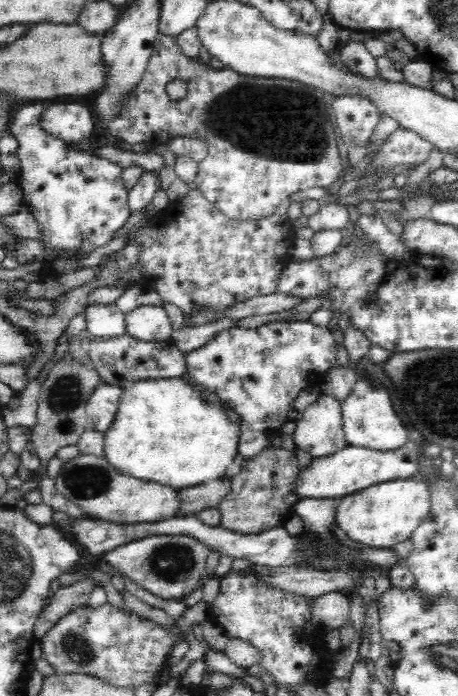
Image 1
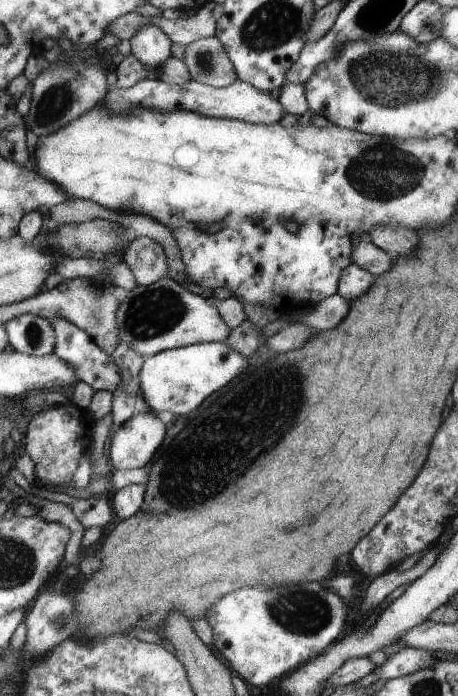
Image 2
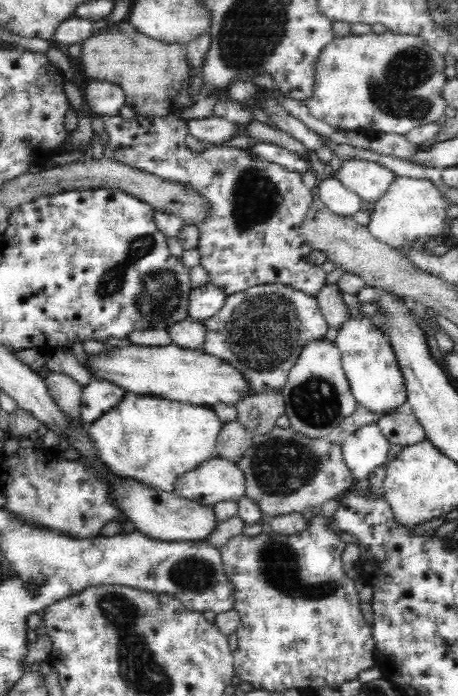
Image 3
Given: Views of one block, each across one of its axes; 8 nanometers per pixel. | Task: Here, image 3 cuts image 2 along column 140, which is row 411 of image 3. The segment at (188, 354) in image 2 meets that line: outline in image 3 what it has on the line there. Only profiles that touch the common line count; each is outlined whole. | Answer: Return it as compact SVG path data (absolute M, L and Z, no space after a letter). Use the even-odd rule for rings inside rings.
M348 318L338 331L335 345L341 355L342 369L348 379L352 397L364 411L374 414L393 413L407 402L403 374L388 338L370 319Z

